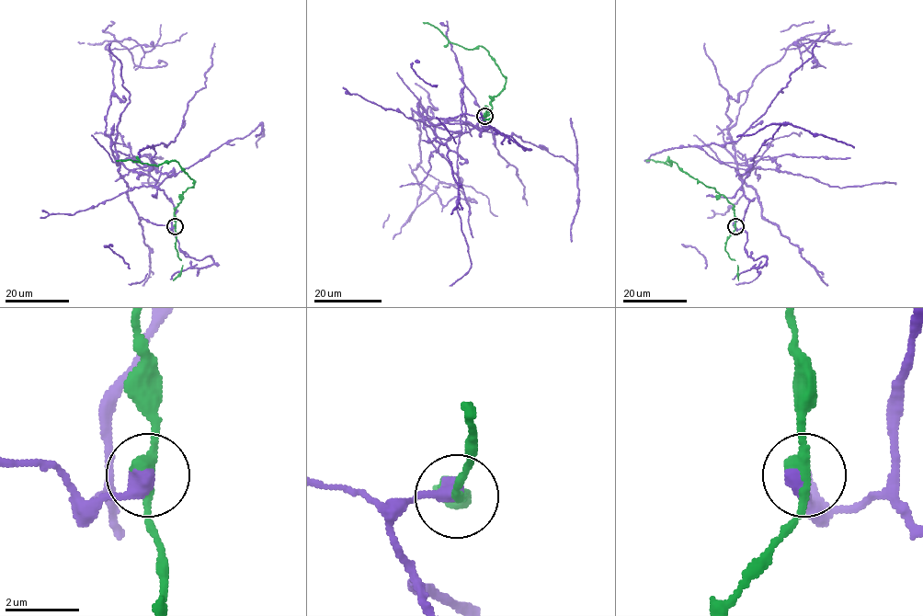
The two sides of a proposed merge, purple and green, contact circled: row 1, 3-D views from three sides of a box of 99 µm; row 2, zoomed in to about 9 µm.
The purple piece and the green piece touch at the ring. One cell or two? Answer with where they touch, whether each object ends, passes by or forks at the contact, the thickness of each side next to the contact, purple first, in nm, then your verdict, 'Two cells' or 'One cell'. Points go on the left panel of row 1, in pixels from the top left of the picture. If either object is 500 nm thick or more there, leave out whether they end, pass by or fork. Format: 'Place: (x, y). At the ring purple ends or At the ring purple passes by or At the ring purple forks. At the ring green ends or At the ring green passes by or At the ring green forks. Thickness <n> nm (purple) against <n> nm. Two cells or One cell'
Place: (175, 226). At the ring purple ends. At the ring green passes by. Thickness 480 nm (purple) against 280 nm. Two cells

